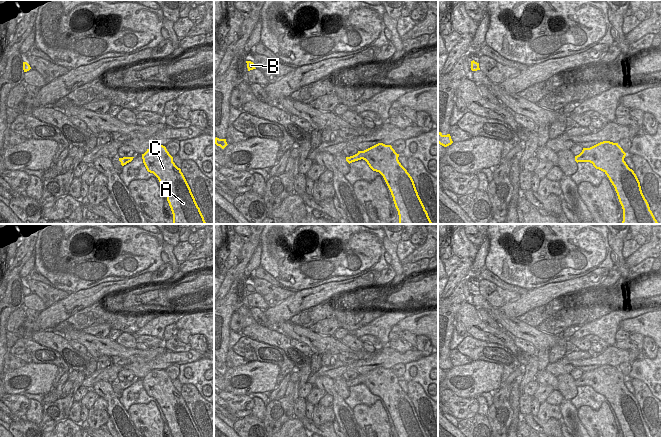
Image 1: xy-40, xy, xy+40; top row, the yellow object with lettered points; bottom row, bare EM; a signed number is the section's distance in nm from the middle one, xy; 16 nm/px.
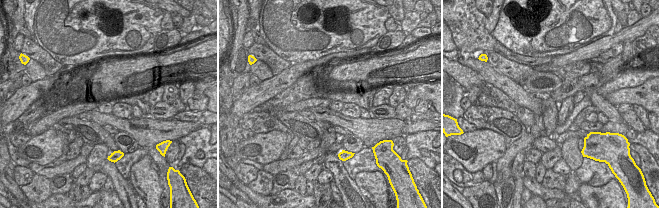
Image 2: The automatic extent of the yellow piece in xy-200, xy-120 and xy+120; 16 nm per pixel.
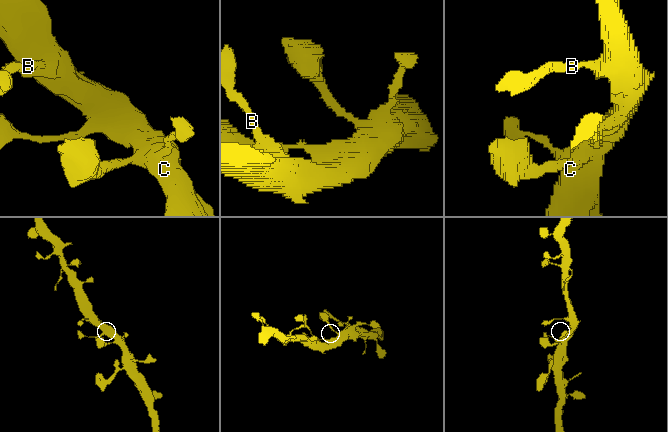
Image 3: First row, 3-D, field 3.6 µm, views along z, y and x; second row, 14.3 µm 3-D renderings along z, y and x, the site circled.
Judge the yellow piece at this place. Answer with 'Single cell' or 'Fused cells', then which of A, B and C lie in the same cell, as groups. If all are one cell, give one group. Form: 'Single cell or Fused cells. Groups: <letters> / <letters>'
Single cell. Groups: A B C.

